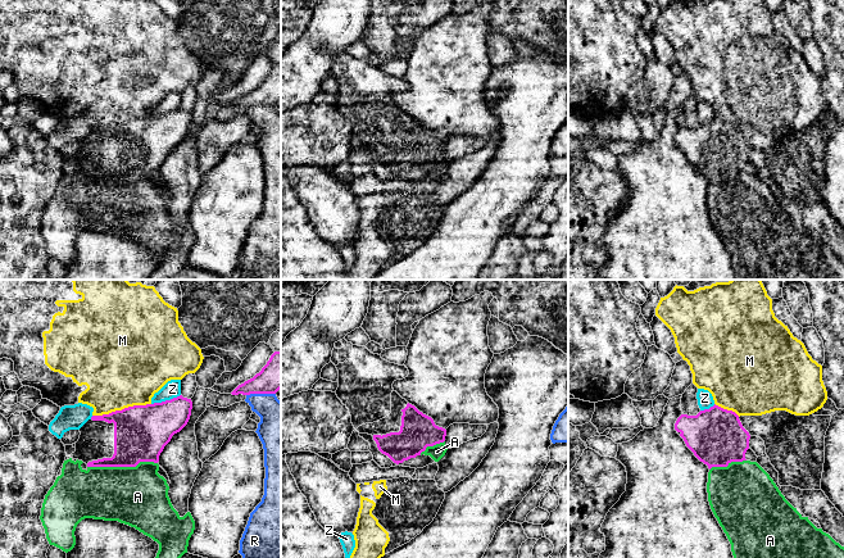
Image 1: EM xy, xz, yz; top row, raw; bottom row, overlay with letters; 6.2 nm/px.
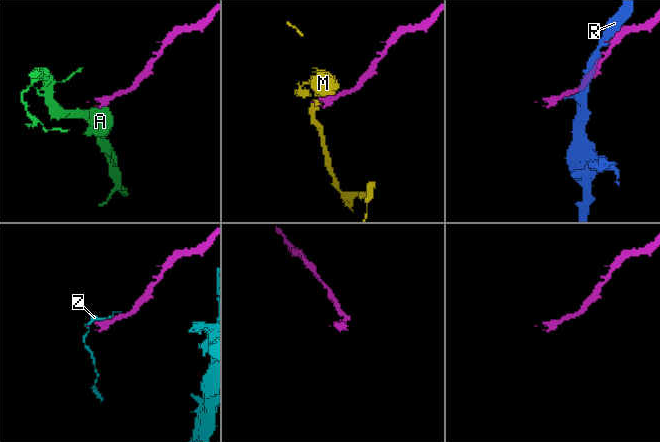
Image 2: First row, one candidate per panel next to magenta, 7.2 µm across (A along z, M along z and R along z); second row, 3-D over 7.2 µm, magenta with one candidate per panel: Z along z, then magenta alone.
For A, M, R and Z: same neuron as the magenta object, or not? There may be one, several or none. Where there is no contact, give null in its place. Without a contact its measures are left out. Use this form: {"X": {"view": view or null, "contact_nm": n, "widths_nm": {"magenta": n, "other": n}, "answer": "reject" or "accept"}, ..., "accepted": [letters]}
{"A": {"view": "xy", "contact_nm": 440, "widths_nm": {"magenta": 340, "other": 380}, "answer": "reject"}, "M": {"view": "xy", "contact_nm": 380, "widths_nm": {"magenta": 340, "other": 480}, "answer": "reject"}, "R": {"view": "xy", "contact_nm": 180, "widths_nm": {"magenta": 200, "other": 260}, "answer": "reject"}, "Z": {"view": "xy", "contact_nm": 200, "widths_nm": {"magenta": 340, "other": 110}, "answer": "reject"}, "accepted": []}

